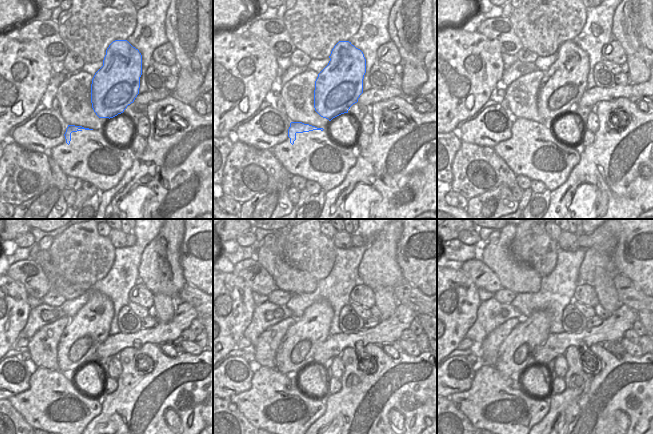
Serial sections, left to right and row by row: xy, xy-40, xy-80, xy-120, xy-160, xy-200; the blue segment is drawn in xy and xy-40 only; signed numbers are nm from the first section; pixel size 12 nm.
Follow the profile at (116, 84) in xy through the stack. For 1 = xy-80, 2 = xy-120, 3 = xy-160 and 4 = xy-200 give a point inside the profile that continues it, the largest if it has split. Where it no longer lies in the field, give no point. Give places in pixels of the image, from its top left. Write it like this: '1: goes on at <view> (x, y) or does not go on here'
1: goes on at xy-80 (561, 88)
2: goes on at xy-120 (89, 327)
3: goes on at xy-160 (296, 350)
4: goes on at xy-200 (516, 352)

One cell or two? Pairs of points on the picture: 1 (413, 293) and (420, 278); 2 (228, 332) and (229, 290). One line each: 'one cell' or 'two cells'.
1: two cells
2: one cell

